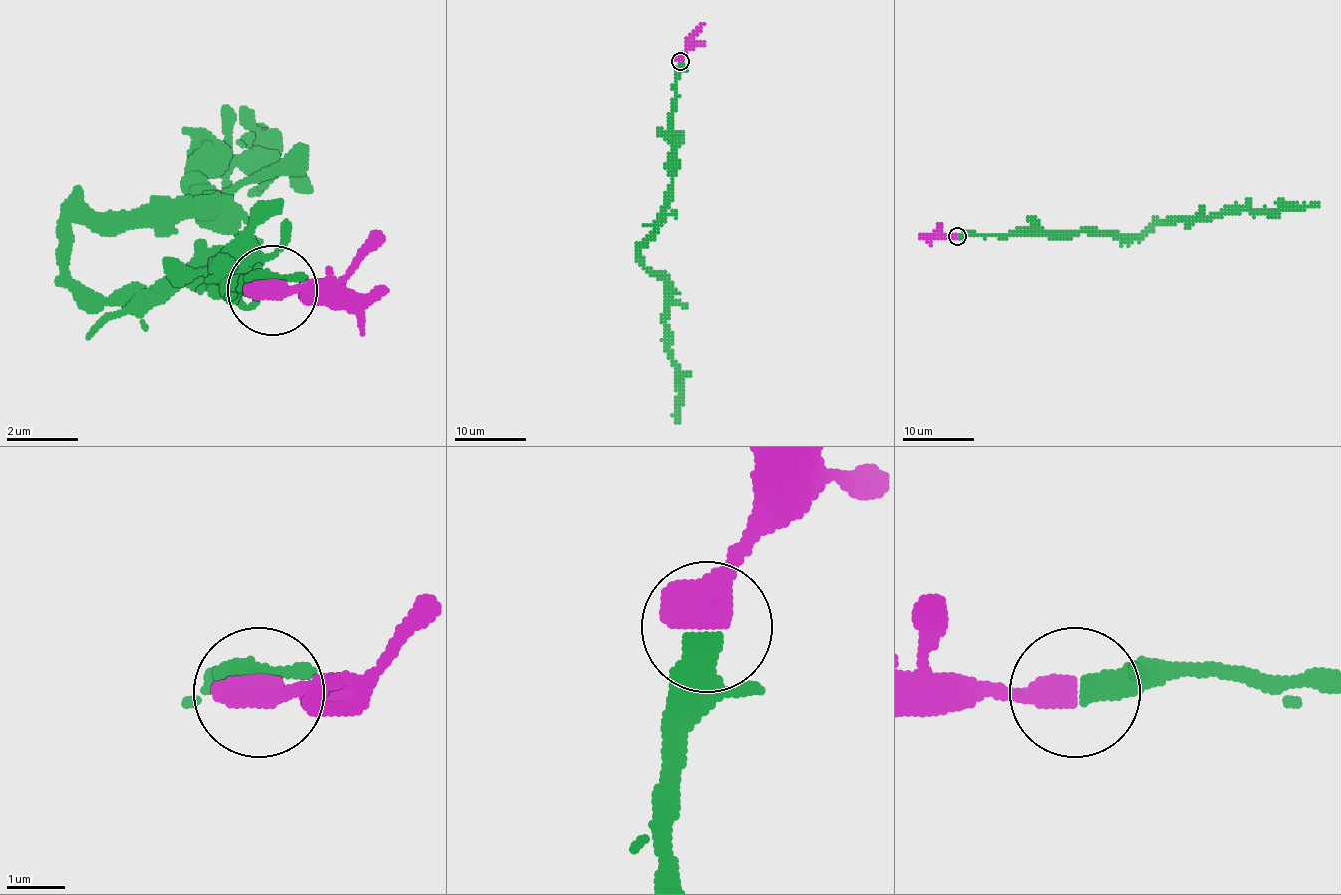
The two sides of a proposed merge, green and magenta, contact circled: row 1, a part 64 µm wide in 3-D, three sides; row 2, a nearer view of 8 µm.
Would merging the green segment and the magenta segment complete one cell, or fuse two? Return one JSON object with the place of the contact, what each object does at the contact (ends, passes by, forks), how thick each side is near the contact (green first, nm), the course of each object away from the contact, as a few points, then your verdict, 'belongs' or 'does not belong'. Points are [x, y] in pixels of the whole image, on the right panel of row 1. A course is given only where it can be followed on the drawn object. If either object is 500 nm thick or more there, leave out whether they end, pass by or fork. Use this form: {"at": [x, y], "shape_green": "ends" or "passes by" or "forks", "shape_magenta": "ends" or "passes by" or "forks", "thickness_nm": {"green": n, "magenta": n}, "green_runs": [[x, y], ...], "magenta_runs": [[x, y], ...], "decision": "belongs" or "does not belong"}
{"at": [957, 236], "thickness_nm": {"green": 360, "magenta": 650}, "green_runs": [[958, 236], [1095, 232], [1140, 237], [1158, 223], [1213, 218], [1249, 209], [1314, 207], [1319, 203]], "magenta_runs": [[957, 236], [919, 236]], "decision": "belongs"}

